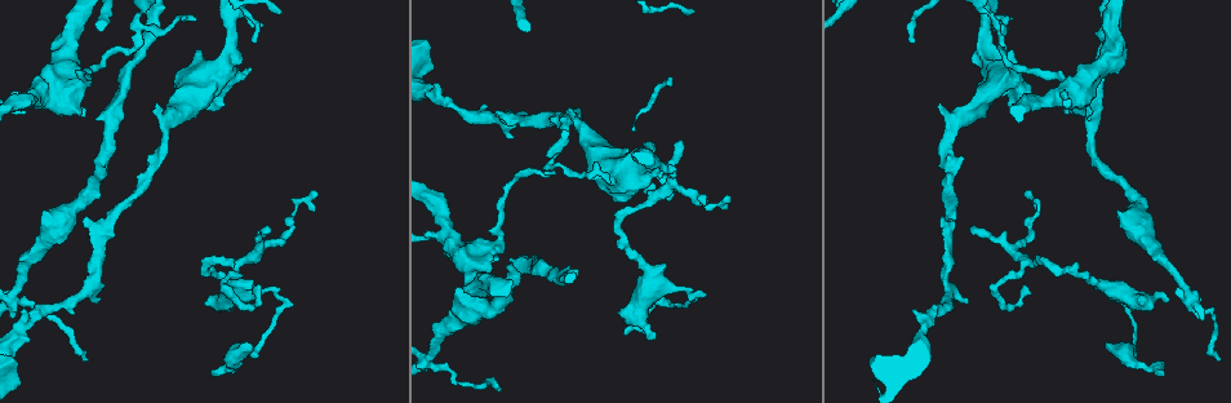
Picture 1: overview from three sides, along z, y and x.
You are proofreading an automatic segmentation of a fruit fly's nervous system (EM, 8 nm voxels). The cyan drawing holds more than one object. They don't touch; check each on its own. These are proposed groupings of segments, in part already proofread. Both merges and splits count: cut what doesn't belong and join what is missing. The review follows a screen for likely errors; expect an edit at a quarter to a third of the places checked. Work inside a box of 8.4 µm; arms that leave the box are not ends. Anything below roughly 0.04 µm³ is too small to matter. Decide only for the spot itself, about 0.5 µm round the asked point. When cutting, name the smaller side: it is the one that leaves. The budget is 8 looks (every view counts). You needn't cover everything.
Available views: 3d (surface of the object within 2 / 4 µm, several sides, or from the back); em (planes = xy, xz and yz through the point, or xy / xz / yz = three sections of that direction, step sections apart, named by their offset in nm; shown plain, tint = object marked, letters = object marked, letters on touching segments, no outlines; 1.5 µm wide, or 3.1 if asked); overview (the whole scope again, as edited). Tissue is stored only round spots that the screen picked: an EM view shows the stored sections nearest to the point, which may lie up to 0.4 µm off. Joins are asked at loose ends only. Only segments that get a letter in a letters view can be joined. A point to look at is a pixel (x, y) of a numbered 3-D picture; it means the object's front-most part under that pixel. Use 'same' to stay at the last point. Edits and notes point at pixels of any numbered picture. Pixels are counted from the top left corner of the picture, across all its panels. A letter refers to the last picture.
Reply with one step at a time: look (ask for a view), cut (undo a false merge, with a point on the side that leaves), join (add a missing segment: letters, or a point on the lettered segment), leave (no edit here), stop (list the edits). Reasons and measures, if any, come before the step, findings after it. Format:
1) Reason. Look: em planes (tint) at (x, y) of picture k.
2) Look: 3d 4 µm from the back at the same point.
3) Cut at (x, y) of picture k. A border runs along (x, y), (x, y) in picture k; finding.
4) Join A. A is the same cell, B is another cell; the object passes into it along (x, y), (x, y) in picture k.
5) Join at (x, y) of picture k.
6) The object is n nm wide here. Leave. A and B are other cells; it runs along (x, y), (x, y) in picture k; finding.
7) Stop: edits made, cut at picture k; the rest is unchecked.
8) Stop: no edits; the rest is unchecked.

Sharp bend. Look: 3d 2 µm at (1067, 96) of picture 1.

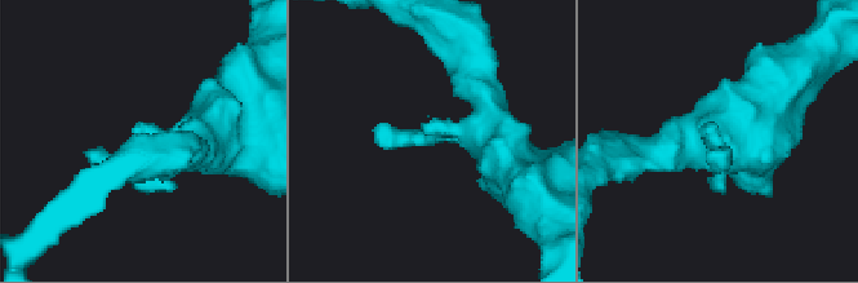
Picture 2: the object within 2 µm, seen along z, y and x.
The arms are 260, 480 nm wide. Look: em planes (letters) at (455, 130) of picture 2.

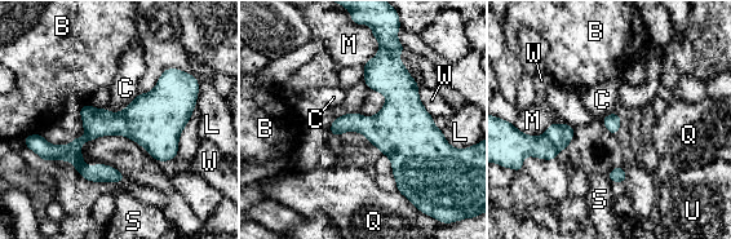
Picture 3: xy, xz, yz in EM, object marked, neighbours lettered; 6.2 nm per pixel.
Leave. B, C, L, M, Q, S, U and W are other cells; it runs along (190, 105), (101, 123), (71, 150), (39, 138) in picture 3; all the same neuron.

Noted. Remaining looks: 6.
Branch stops here. Look: 3d 4 µm at (215, 110) of picture 1.

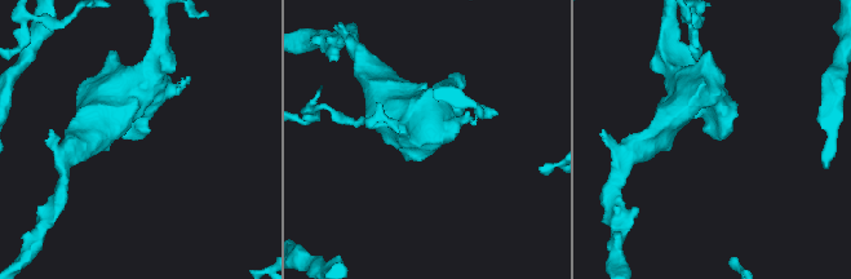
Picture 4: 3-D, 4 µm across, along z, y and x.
Shape alone is not enough. Look: em planes (letters) at (720, 140) of picture 4.

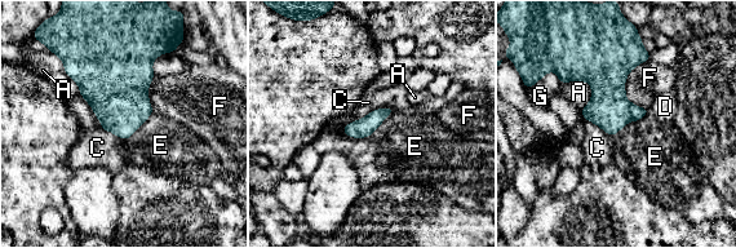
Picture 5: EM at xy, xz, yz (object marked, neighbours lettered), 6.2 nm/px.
The longest contact is with C, 360 nm. Leave. A, C, D, E, F and G are other cells; a border runs along (394, 110), (367, 137), (341, 132) in picture 5; no lettered segment goes on from it.

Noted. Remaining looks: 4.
Tapers out. Look: 3d 4 µm at (1162, 376) of picture 1.

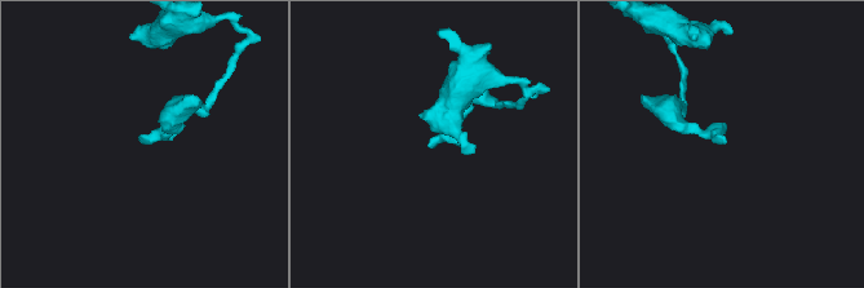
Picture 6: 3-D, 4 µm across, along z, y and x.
Need the tissue. Look: em yz step 4 (letters) at (725, 140) of picture 6.

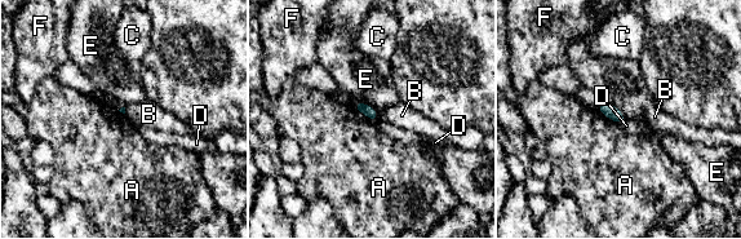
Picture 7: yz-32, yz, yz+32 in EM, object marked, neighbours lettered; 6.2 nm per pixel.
Leave. A, B, C, D, E and F are other cells; a border runs along (353, 105), (376, 122) in picture 7; no lettered segment goes on from it.

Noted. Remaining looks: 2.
Stop: no edits; the rest is unchecked.

